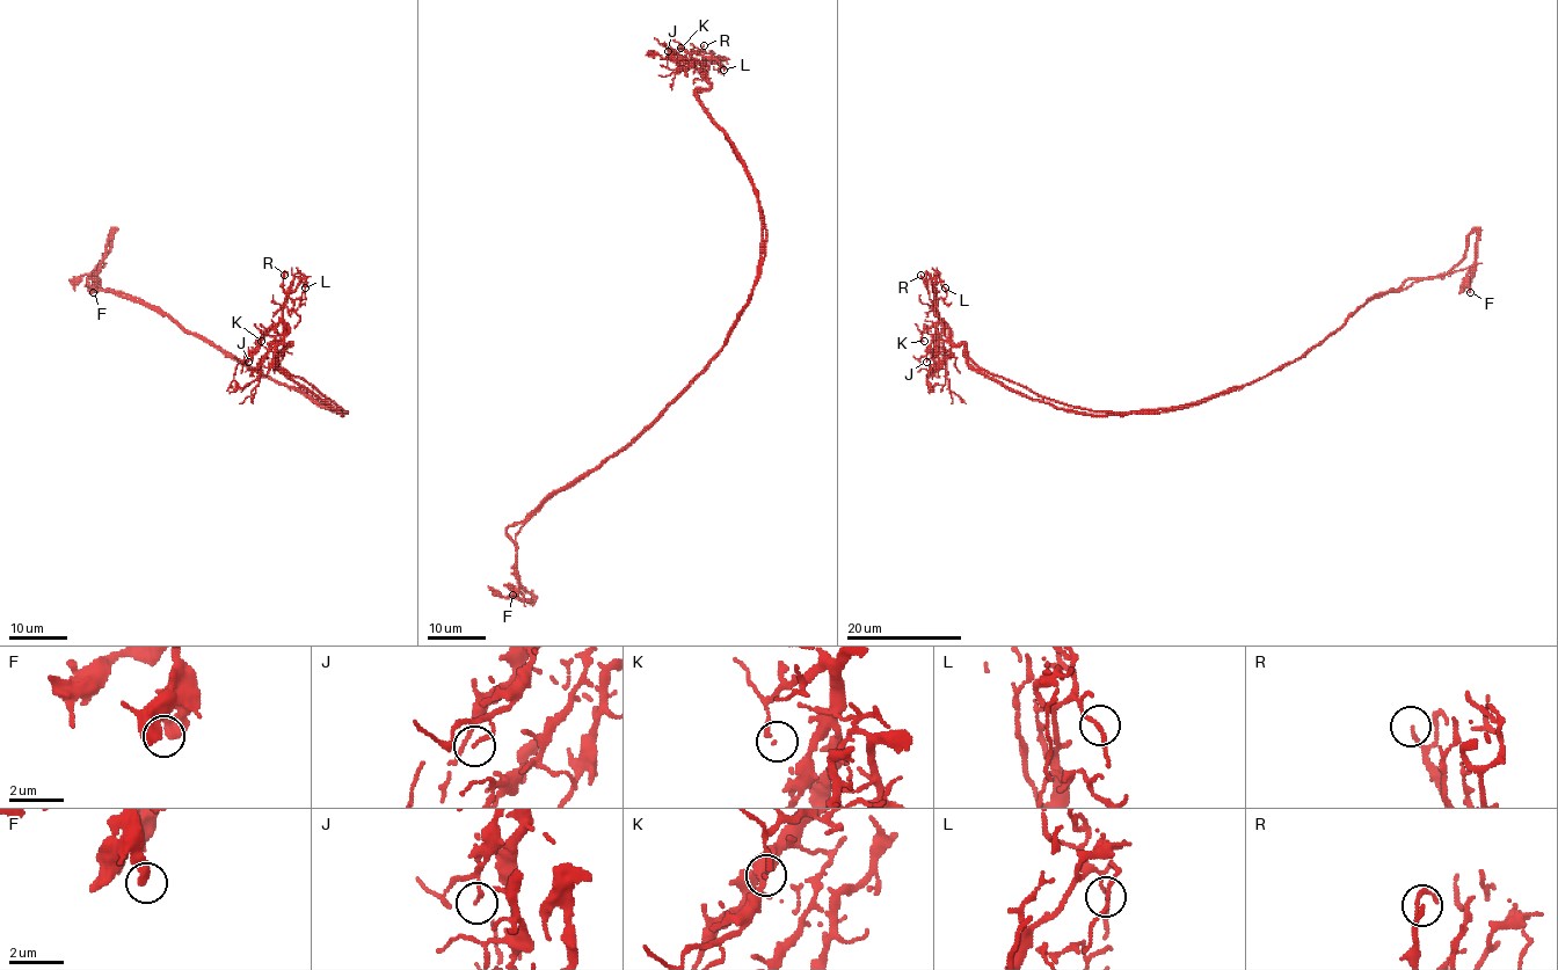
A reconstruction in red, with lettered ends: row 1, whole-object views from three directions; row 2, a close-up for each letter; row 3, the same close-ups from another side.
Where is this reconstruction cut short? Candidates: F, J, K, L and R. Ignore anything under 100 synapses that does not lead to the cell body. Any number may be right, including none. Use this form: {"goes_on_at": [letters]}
{"goes_on_at": []}

